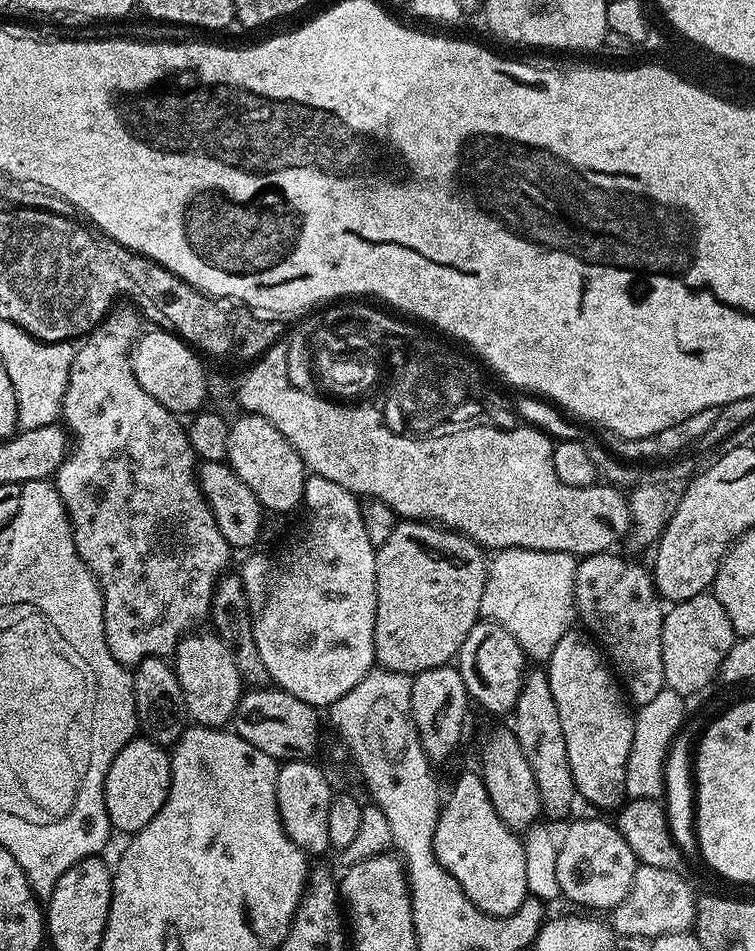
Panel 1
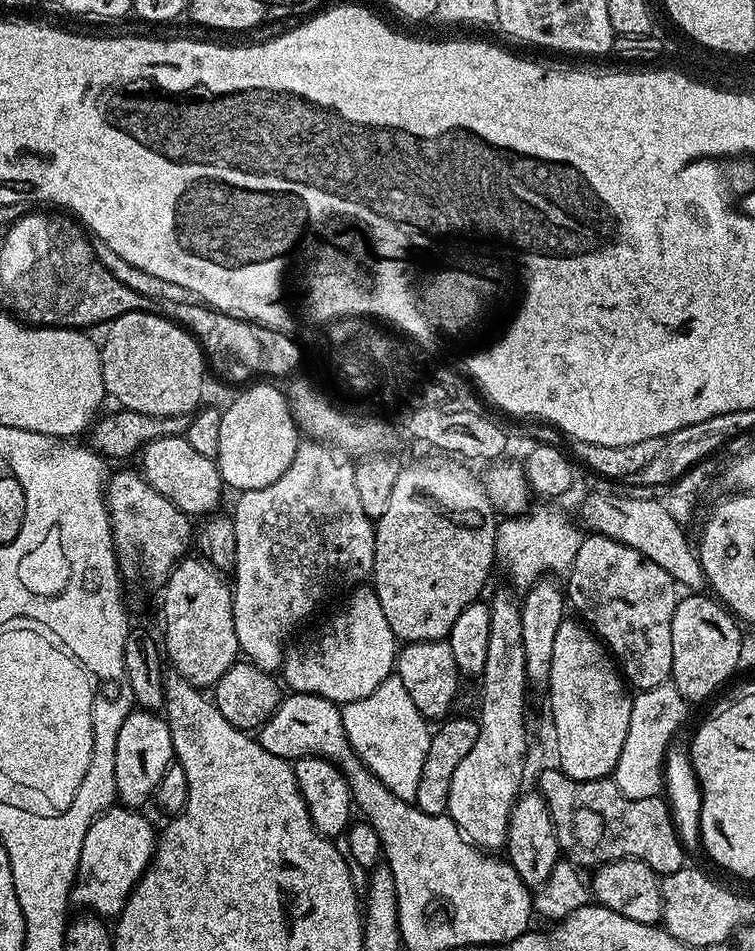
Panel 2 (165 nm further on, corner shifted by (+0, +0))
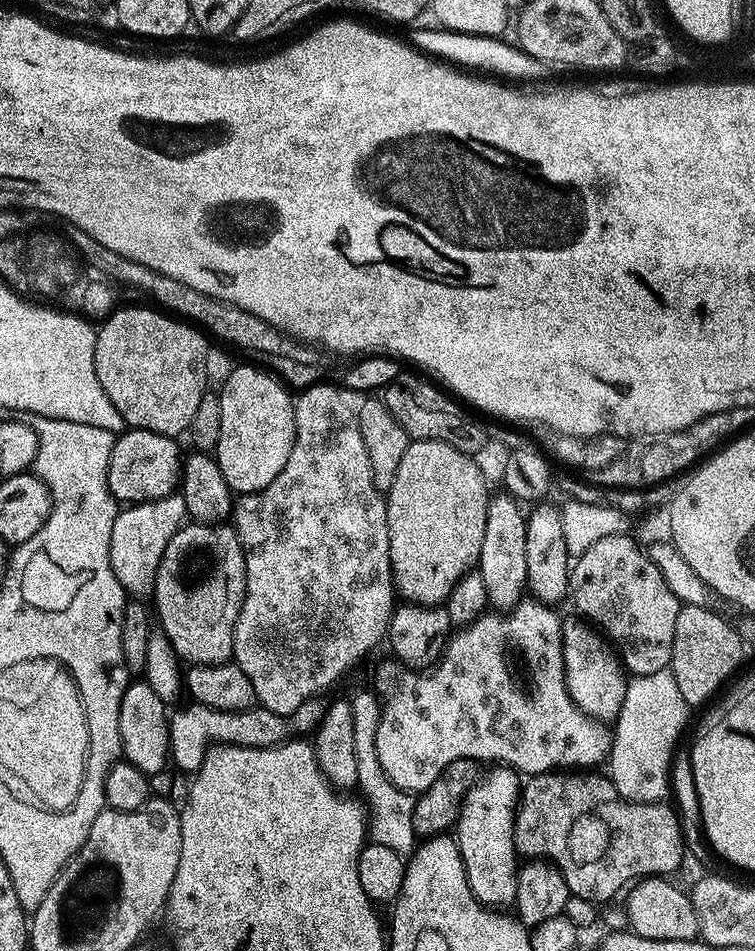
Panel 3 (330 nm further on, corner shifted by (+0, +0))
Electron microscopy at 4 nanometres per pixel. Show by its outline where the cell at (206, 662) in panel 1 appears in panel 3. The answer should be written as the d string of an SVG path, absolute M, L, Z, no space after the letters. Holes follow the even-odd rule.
M188 522L181 526L178 531L170 538L166 546L166 554L162 554L162 562L158 562L156 571L156 585L152 591L154 604L154 616L158 621L159 631L164 633L164 637L172 644L172 649L176 651L177 657L189 665L194 664L227 664L233 659L232 647L234 646L234 630L238 622L238 614L242 610L242 602L246 594L246 558L242 550L242 542L238 538L235 527L231 523L223 524L197 524Z

